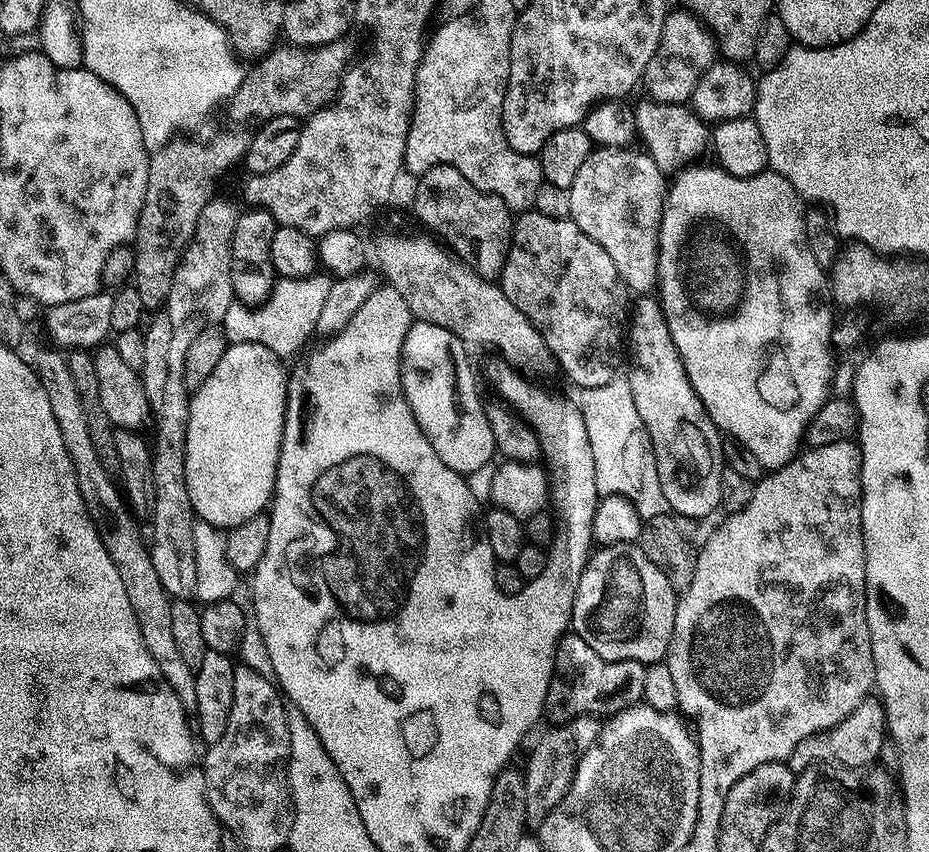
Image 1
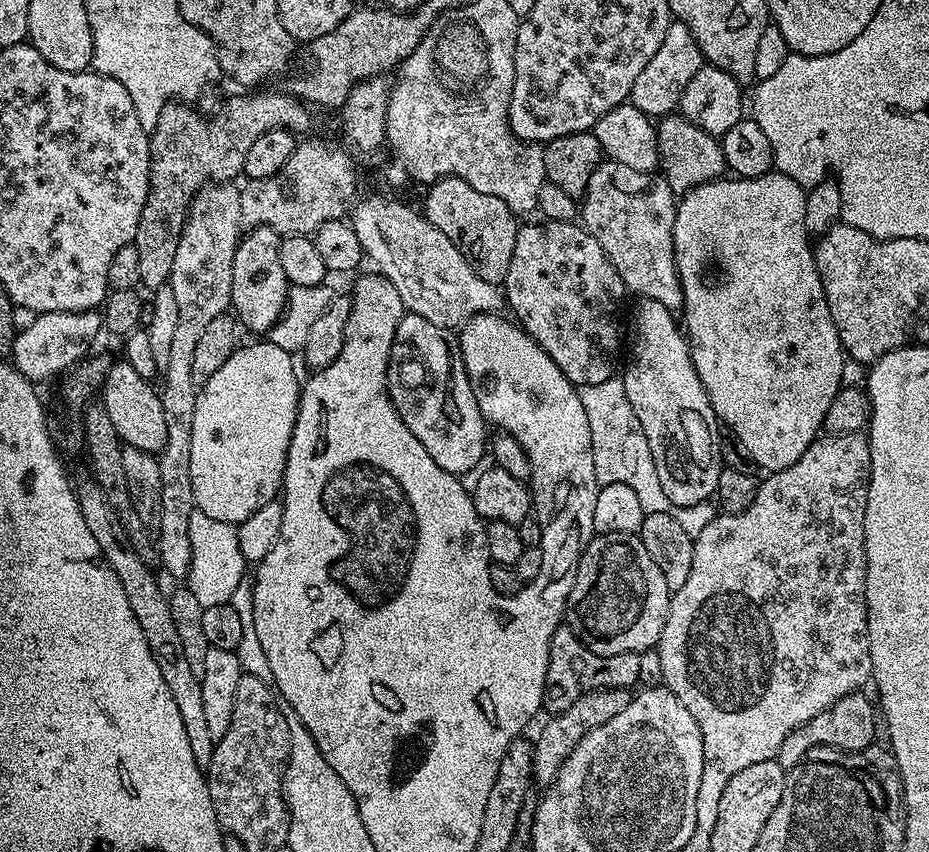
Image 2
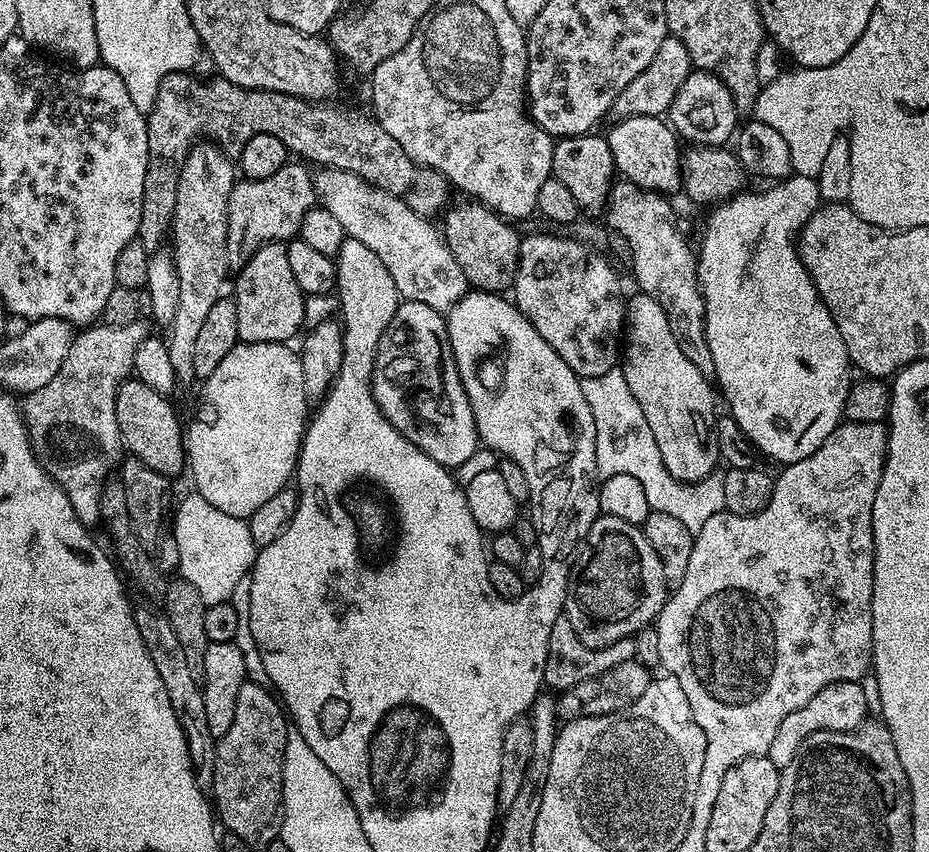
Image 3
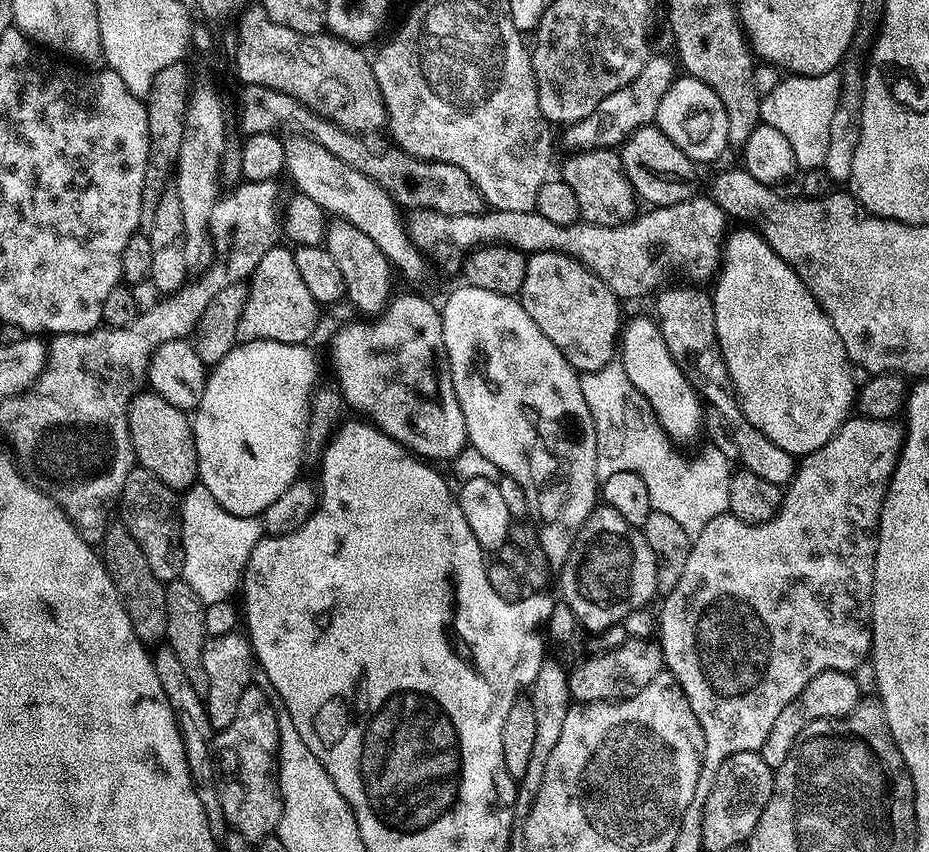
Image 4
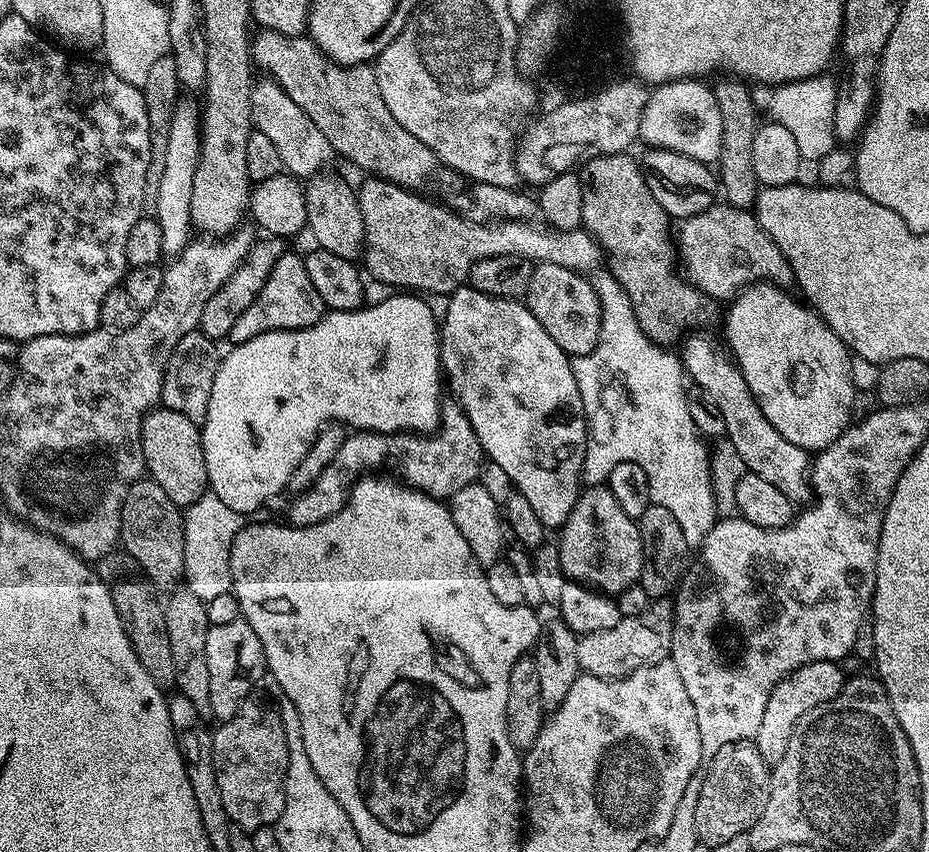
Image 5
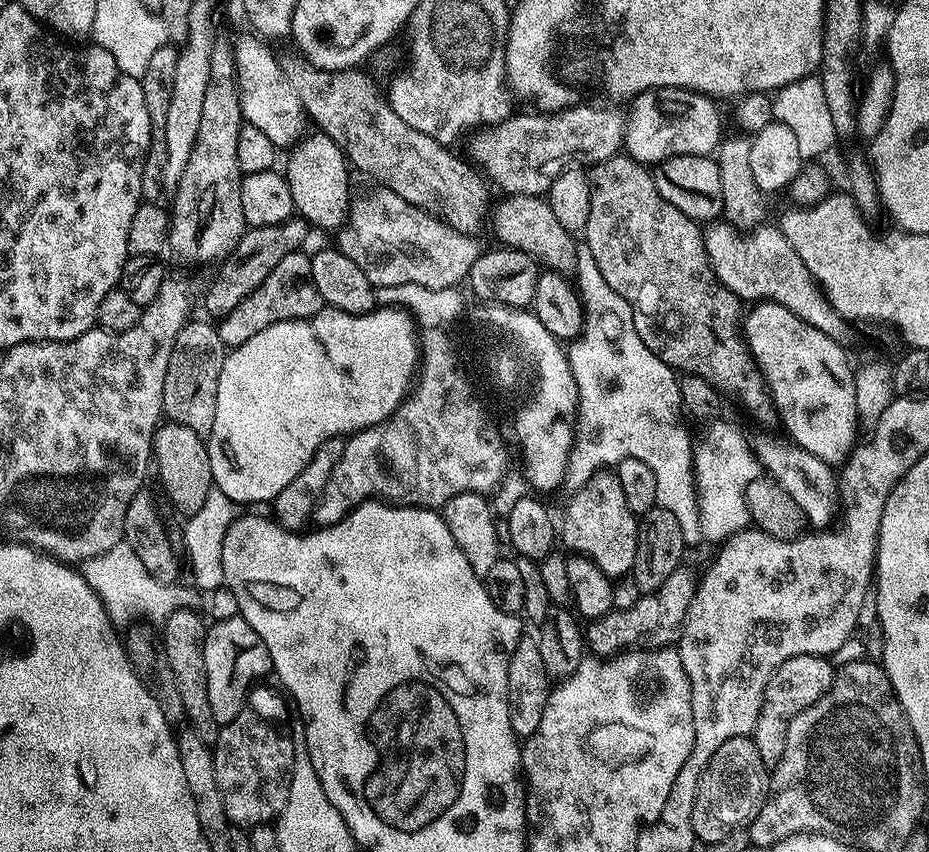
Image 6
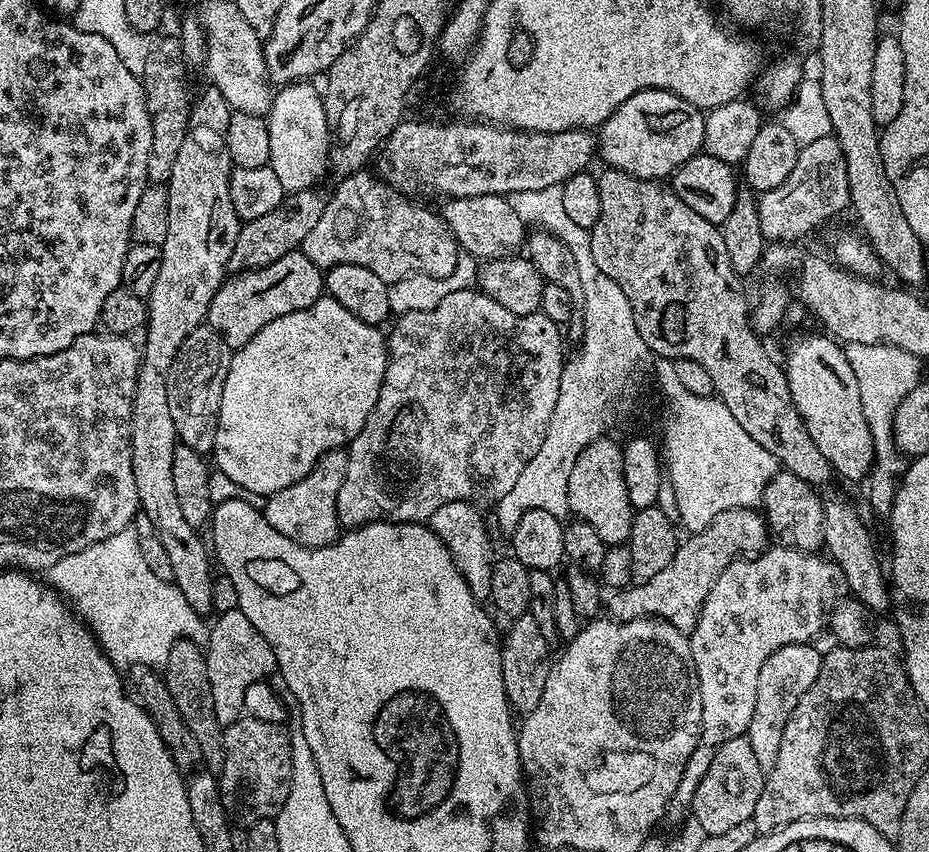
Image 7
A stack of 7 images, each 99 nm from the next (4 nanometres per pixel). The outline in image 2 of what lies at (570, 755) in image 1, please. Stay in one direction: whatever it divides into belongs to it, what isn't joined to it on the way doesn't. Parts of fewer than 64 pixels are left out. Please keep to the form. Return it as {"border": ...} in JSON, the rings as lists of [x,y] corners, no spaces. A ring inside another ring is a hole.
{"border":[[[598,688],[595,692],[587,692],[574,706],[568,710],[562,710],[551,717],[552,720],[540,732],[540,737],[534,740],[533,750],[533,777],[535,783],[543,786],[551,785],[552,779],[558,774],[562,762],[572,753],[574,746],[589,732],[602,722],[610,722],[610,718],[615,718],[626,710],[626,706],[632,701],[633,693],[625,688]]]}

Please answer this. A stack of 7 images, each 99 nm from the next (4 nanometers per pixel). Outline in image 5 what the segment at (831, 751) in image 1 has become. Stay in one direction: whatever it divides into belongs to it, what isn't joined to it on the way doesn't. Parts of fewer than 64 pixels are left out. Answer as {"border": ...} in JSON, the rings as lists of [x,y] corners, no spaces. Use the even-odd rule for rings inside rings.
{"border":[[[834,660],[810,662],[794,670],[786,678],[782,678],[778,686],[770,690],[770,698],[766,698],[766,711],[762,713],[762,722],[754,738],[758,754],[762,754],[762,758],[768,765],[775,766],[778,762],[782,762],[782,754],[786,754],[790,746],[790,734],[798,718],[814,710],[814,706],[822,702],[830,702],[830,698],[840,693],[846,679],[846,672],[843,672],[840,667],[841,665]]]}

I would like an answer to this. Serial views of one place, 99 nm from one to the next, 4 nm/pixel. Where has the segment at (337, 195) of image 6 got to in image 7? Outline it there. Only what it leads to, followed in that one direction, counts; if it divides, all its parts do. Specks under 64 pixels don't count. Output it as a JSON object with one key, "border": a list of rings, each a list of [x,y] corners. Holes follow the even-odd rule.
{"border":[[[293,82],[283,85],[273,95],[272,108],[266,114],[270,130],[268,167],[274,170],[285,193],[316,188],[319,180],[329,175],[328,151],[332,137],[328,135],[324,98],[312,82]]]}

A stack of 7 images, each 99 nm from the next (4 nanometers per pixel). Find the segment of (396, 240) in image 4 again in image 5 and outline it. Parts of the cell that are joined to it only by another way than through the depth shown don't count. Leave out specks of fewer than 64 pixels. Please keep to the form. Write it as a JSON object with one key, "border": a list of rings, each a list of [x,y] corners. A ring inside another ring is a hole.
{"border":[[[260,78],[252,85],[252,122],[255,131],[266,134],[270,142],[274,142],[278,155],[282,158],[285,169],[297,178],[311,178],[323,173],[324,168],[331,160],[334,153],[330,142],[326,142],[326,134],[310,122],[306,110],[290,98],[271,78]]]}

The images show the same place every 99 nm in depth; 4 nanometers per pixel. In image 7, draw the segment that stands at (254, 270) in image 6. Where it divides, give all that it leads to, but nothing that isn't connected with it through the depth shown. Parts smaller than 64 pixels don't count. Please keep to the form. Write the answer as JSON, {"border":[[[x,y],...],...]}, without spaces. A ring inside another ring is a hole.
{"border":[[[307,188],[285,195],[283,202],[274,210],[270,210],[270,214],[243,221],[238,242],[234,242],[234,254],[230,254],[228,272],[249,272],[255,268],[270,266],[270,262],[278,262],[278,258],[297,251],[303,245],[306,234],[314,230],[318,218],[322,218],[325,203],[325,193],[320,193],[316,188]]]}

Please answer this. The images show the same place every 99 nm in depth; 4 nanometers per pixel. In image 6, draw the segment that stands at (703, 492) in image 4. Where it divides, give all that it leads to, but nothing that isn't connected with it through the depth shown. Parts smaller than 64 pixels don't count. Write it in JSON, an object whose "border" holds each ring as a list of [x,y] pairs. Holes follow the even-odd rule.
{"border":[[[583,242],[576,245],[574,284],[584,304],[584,329],[566,348],[570,370],[578,386],[567,479],[570,484],[572,480],[571,487],[577,489],[597,470],[620,464],[627,456],[638,458],[654,470],[658,478],[656,503],[678,518],[685,545],[701,543],[694,440],[688,437],[688,428],[684,425],[682,384],[676,381],[677,373],[638,338],[631,306],[618,290],[609,286],[606,278],[602,278],[602,270],[598,270],[598,262],[594,262],[594,254],[590,254],[590,246]]]}

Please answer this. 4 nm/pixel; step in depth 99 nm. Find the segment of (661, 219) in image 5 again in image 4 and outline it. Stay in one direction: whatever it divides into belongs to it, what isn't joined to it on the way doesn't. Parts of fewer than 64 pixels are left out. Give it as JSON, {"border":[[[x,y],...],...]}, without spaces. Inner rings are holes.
{"border":[[[589,148],[577,151],[564,164],[562,179],[578,200],[579,219],[586,224],[618,226],[637,215],[638,197],[620,166],[619,151],[611,148]]]}

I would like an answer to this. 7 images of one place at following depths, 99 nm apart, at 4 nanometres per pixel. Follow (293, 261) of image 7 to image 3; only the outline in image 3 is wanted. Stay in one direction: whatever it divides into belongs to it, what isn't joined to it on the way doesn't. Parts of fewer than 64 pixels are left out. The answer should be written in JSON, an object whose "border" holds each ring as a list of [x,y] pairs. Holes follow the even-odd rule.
{"border":[[[284,242],[263,244],[251,258],[243,261],[241,268],[244,269],[236,280],[234,299],[238,310],[238,334],[245,344],[282,344],[291,341],[291,336],[299,337],[305,327],[306,297],[298,282],[294,282],[290,258],[286,258],[287,249]]]}

